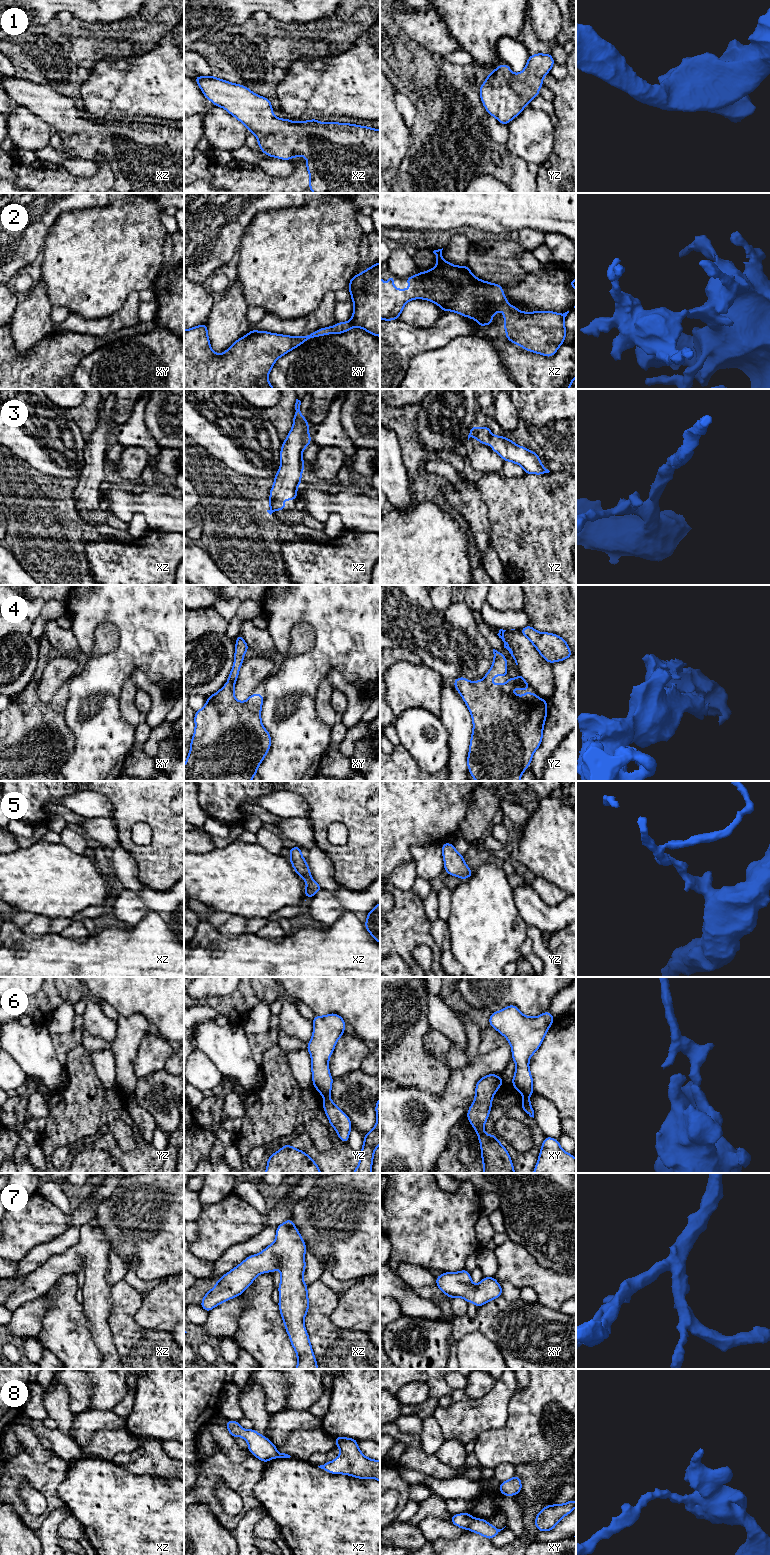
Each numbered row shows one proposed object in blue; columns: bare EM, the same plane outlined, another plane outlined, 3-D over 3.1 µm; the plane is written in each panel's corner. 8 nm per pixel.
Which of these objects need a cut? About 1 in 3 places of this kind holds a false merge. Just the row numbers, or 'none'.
6, 8

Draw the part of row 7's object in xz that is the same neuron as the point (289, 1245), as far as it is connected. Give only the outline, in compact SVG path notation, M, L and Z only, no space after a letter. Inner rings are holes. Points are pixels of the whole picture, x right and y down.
M286 1220L277 1227L274 1242L257 1255L248 1256L217 1280L215 1287L203 1297L200 1306L209 1312L241 1295L258 1275L273 1273L278 1268L281 1273L278 1306L290 1343L297 1354L296 1369L318 1369L304 1325L309 1309L308 1286L303 1281L305 1253L306 1244L301 1234L292 1220Z

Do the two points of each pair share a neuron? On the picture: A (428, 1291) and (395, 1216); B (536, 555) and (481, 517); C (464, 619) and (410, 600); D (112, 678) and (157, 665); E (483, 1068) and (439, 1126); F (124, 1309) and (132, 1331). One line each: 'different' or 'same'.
A: different
B: different
C: same
D: same
E: same
F: same

